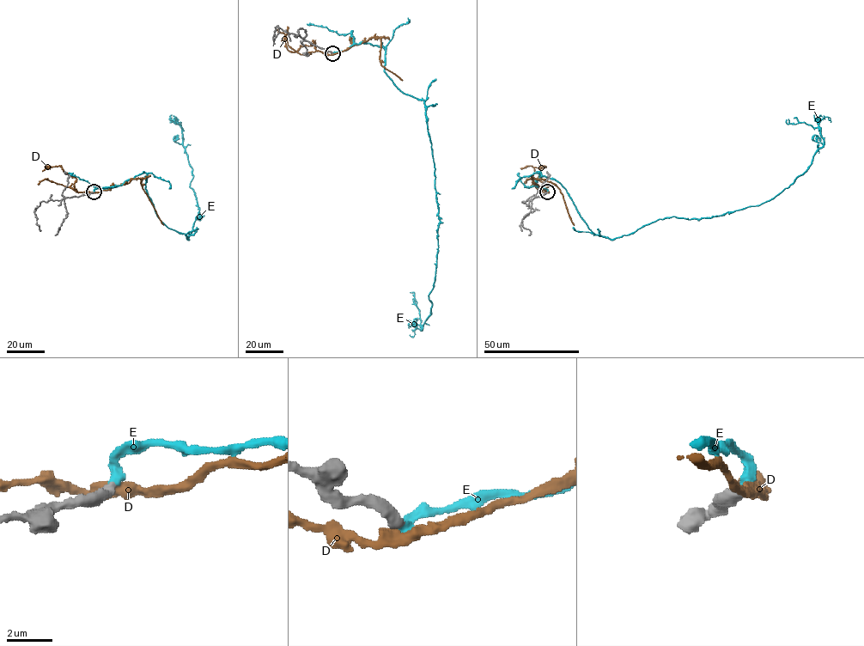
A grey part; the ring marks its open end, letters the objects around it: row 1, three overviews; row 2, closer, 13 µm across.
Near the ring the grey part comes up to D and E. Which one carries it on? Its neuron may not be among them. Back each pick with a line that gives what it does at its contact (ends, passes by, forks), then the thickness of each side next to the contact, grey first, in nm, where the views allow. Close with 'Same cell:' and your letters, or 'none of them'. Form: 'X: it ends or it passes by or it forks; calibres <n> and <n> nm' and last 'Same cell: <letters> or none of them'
E: it ends; calibres 500 and 460 nm
Same cell: E

